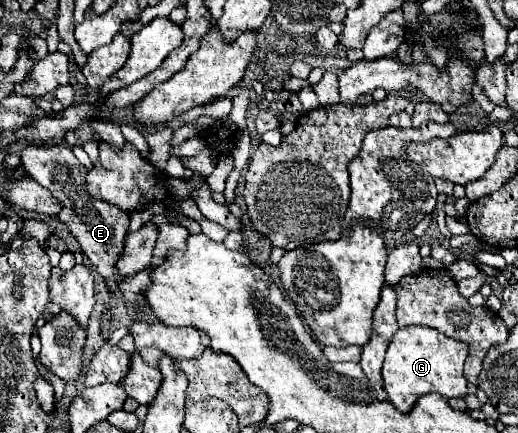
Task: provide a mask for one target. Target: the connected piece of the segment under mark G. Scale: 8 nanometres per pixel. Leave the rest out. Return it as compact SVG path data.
M428 326L400 328L388 346L384 368L382 368L388 400L400 412L406 414L414 408L420 396L430 392L438 392L446 398L464 398L466 378L462 374L462 368L464 368L466 356L468 356L468 344L448 338L438 330L432 330Z

